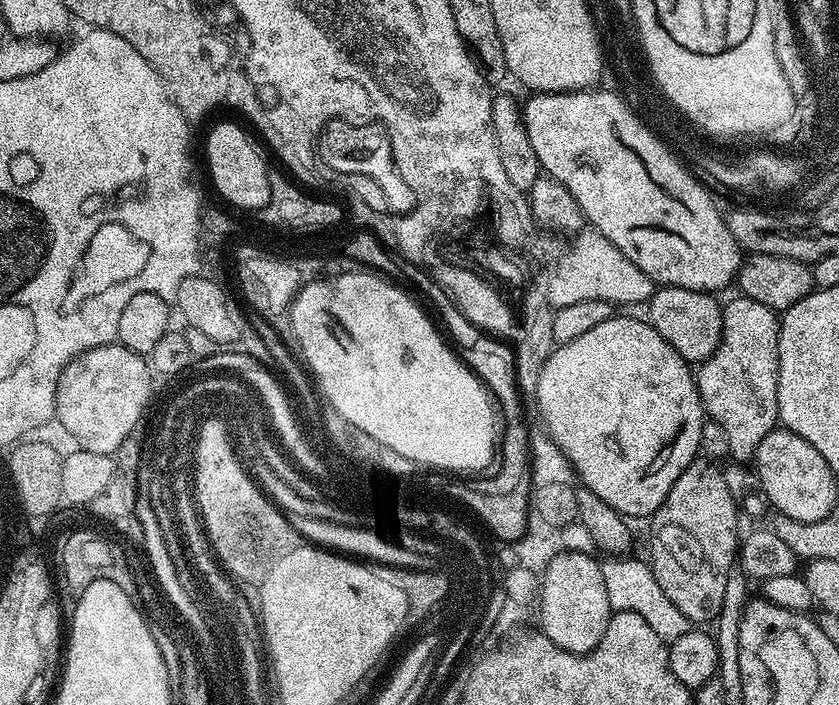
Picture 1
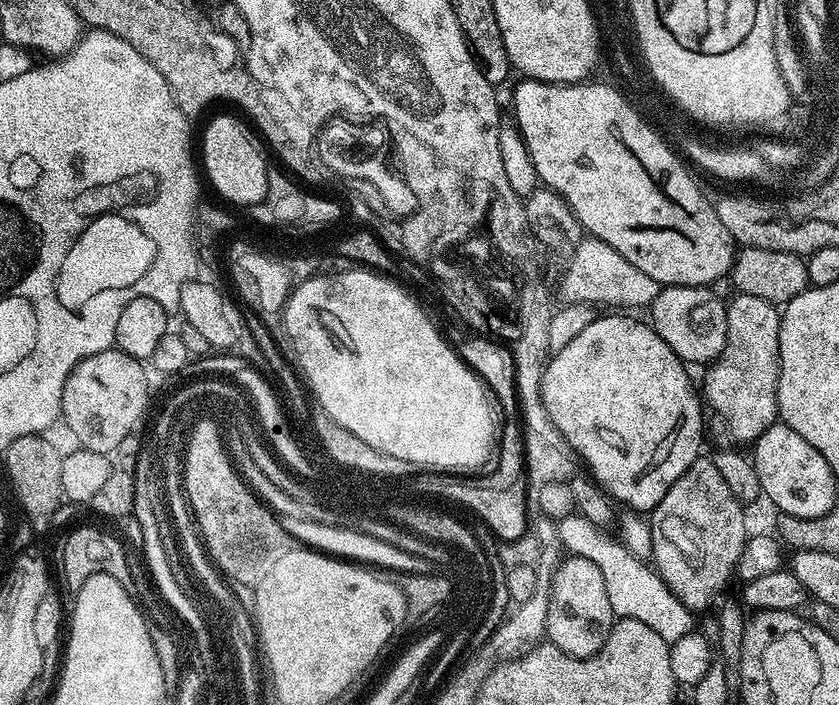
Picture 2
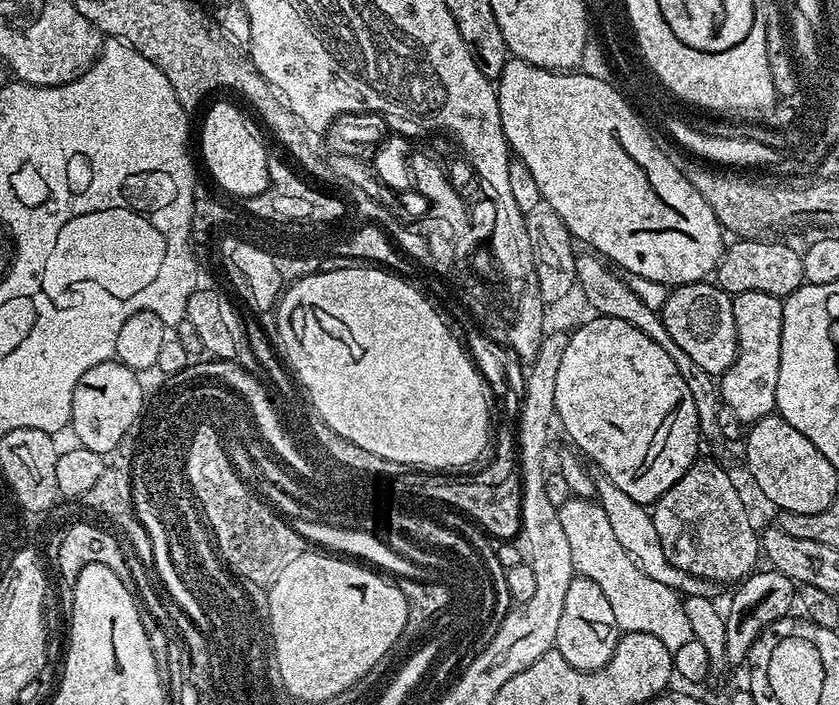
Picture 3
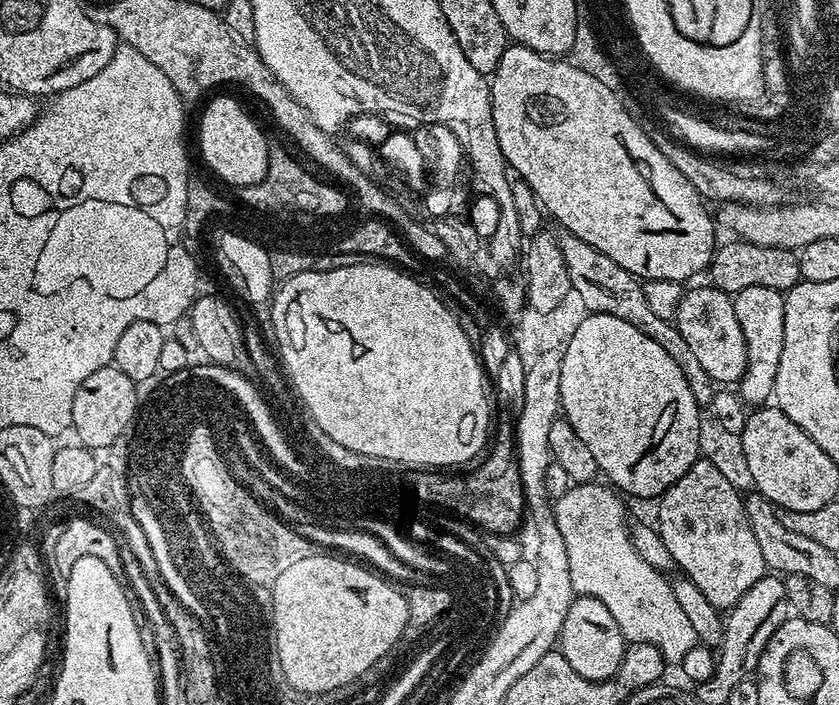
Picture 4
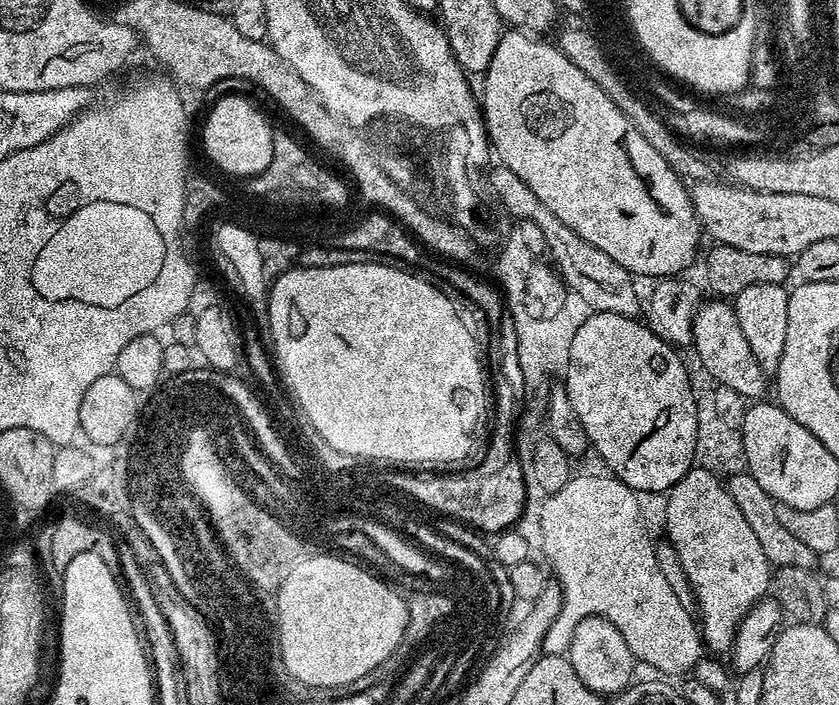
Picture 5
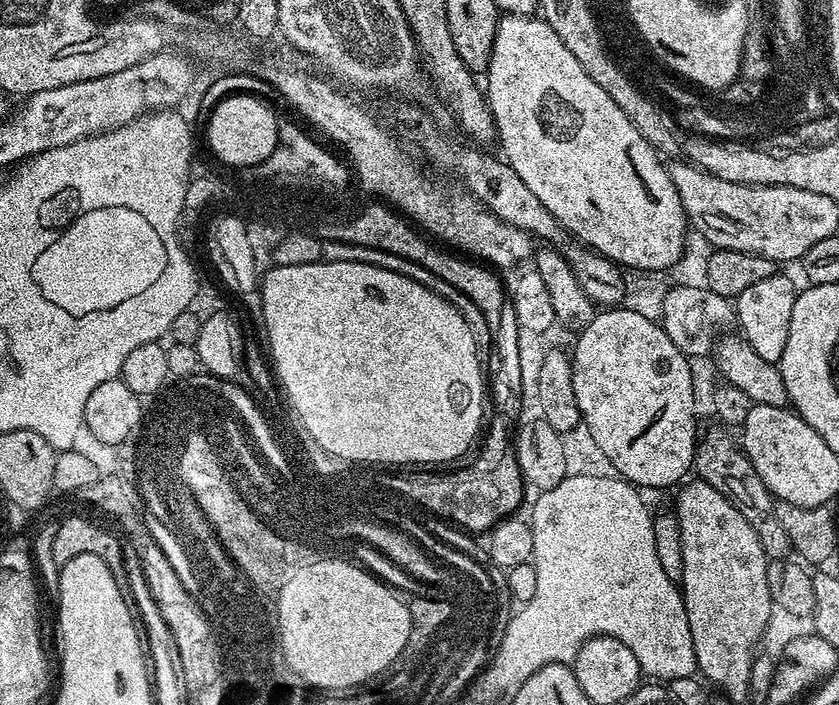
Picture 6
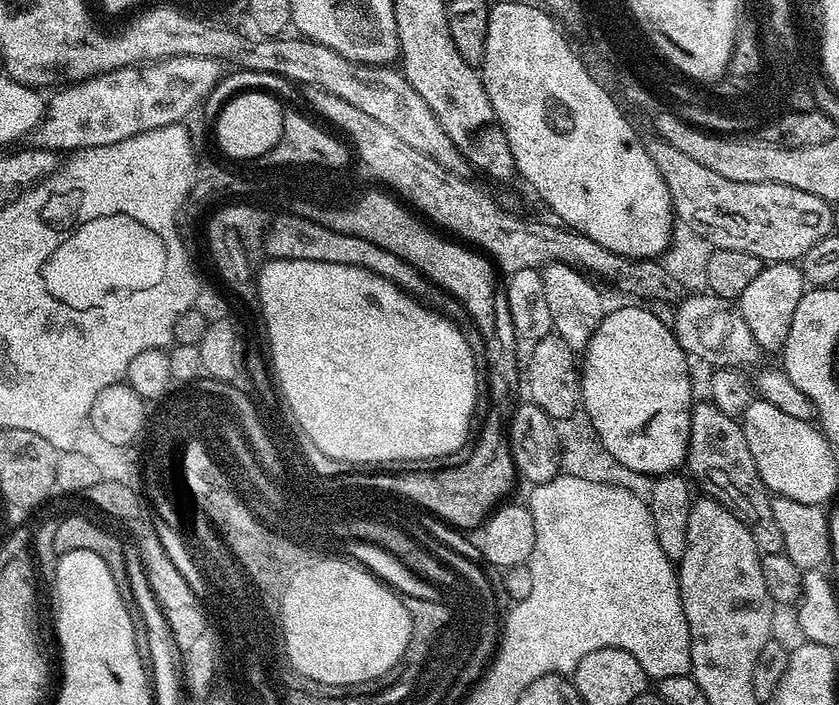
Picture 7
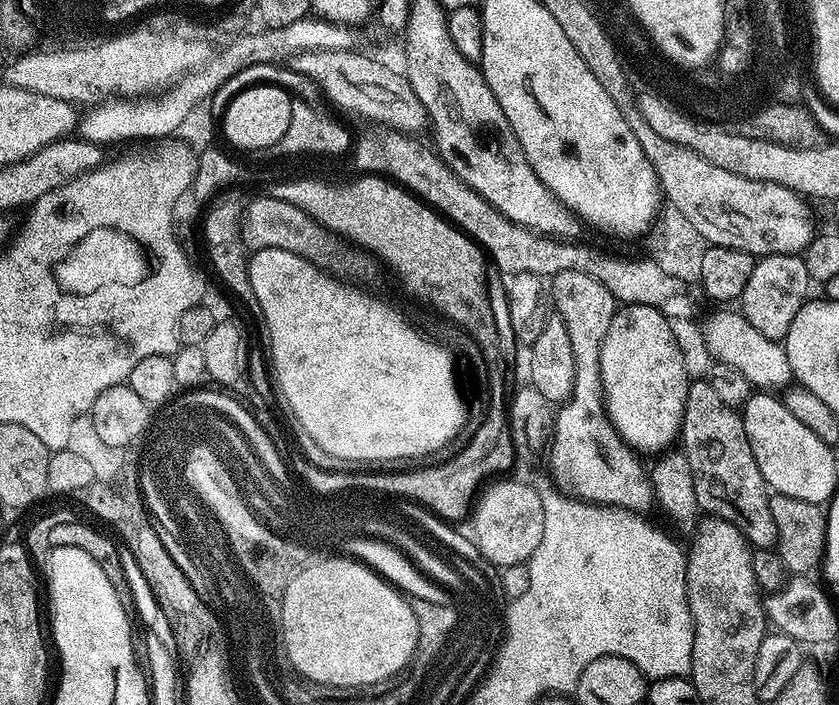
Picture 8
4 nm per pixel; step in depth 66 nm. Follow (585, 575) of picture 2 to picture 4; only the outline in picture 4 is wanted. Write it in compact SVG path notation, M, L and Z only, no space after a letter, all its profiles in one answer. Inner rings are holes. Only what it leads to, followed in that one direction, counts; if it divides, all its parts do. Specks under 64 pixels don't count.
M577 595L572 601L570 610L566 610L566 622L558 641L558 650L574 666L578 674L587 680L608 680L618 670L624 657L626 641L614 614L602 606L602 602L593 596Z

